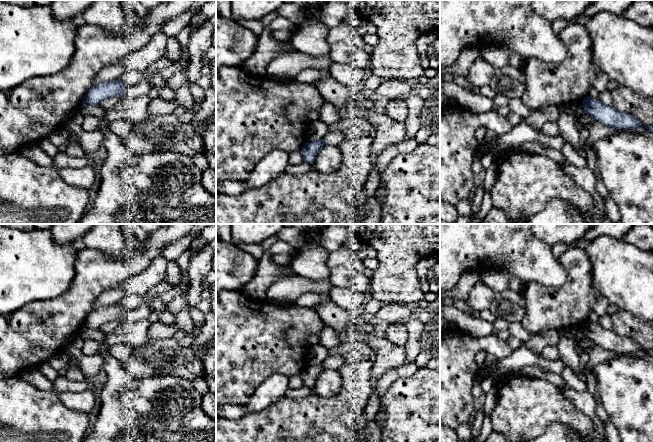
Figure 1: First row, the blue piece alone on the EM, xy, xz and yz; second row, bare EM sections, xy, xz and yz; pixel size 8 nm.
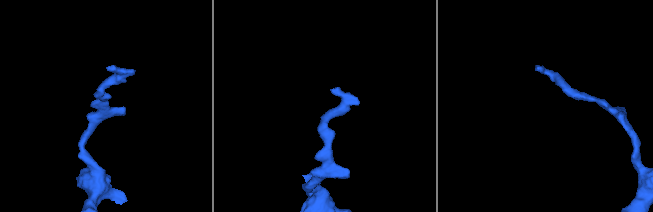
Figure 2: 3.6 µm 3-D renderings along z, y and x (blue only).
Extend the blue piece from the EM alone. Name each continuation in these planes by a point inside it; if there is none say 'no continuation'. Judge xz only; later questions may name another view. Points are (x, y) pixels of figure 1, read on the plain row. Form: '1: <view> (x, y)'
no continuation

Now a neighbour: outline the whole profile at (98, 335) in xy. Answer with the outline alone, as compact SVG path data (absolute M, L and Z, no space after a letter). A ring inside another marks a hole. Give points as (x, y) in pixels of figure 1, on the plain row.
M81 329L83 339L92 339L99 343L98 353L103 358L102 370L107 380L102 387L100 406L95 423L90 426L81 442L116 442L119 436L126 437L126 430L134 429L131 442L216 442L216 420L209 417L202 408L202 396L194 388L192 381L170 375L154 375L133 380L125 371L121 361L108 352L107 333L99 329Z

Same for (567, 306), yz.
M570 246L559 261L567 275L560 287L537 282L525 284L523 296L526 314L521 322L532 334L550 329L566 330L581 327L594 309L597 291L592 287L592 265L583 246Z

